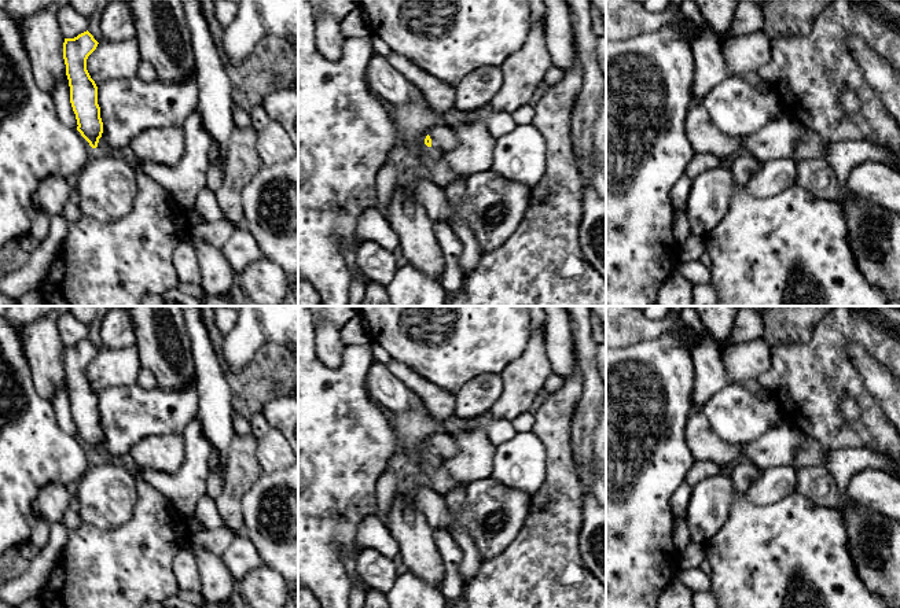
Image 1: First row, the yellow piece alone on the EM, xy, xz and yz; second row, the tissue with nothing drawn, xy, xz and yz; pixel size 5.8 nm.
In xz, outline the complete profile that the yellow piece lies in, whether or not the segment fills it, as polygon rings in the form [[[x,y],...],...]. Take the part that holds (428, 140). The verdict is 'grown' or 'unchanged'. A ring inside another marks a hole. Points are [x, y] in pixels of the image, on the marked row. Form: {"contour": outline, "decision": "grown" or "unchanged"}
{"contour": [[[442,122],[430,129],[425,144],[438,151],[448,151],[458,144],[458,137],[449,125]]], "decision": "grown"}

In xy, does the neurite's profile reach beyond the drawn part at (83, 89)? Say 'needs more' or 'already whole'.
already whole

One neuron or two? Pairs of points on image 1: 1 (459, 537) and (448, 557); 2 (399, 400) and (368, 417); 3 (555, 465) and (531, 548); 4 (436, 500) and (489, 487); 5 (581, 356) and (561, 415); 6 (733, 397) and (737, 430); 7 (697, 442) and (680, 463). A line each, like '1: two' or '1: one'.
1: two
2: two
3: one
4: one
5: two
6: one
7: two

